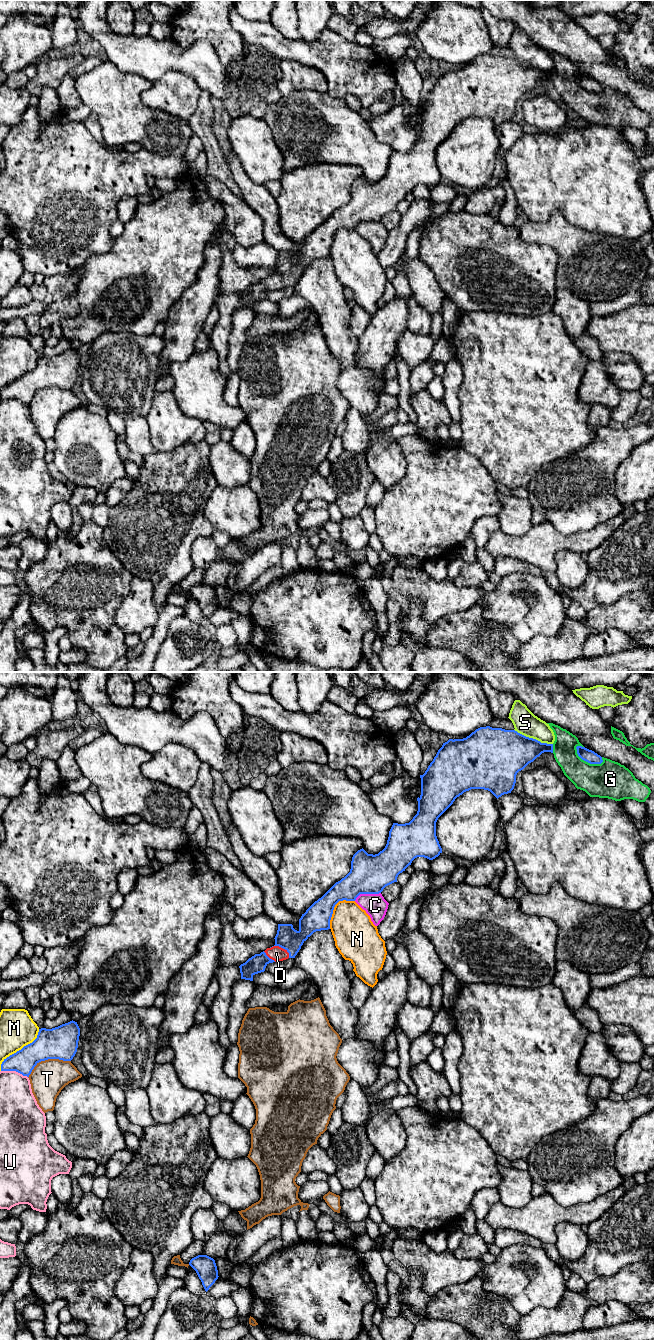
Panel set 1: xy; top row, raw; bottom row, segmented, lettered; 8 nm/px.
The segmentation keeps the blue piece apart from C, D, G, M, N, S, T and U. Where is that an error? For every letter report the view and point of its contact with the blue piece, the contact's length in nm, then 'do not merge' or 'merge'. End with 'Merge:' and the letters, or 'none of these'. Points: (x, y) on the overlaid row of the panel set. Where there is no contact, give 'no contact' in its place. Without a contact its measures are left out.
C: contact xy (367, 893); length 220 nm; do not merge
D: contact xy (281, 947); length 180 nm; merge
G: contact xy (587, 761); length 260 nm; do not merge
M: contact xy (19, 1050); length 460 nm; do not merge
N: contact xy (334, 906); length 300 nm; do not merge
S: contact xy (532, 738); length 340 nm; do not merge
T: contact xy (47, 1059); length 380 nm; do not merge
U: contact xy (14, 1070); length 220 nm; do not merge
Merge: D

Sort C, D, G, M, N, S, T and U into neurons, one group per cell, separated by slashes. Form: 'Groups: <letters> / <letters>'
Groups: C / D / G / M / N / S / T / U

